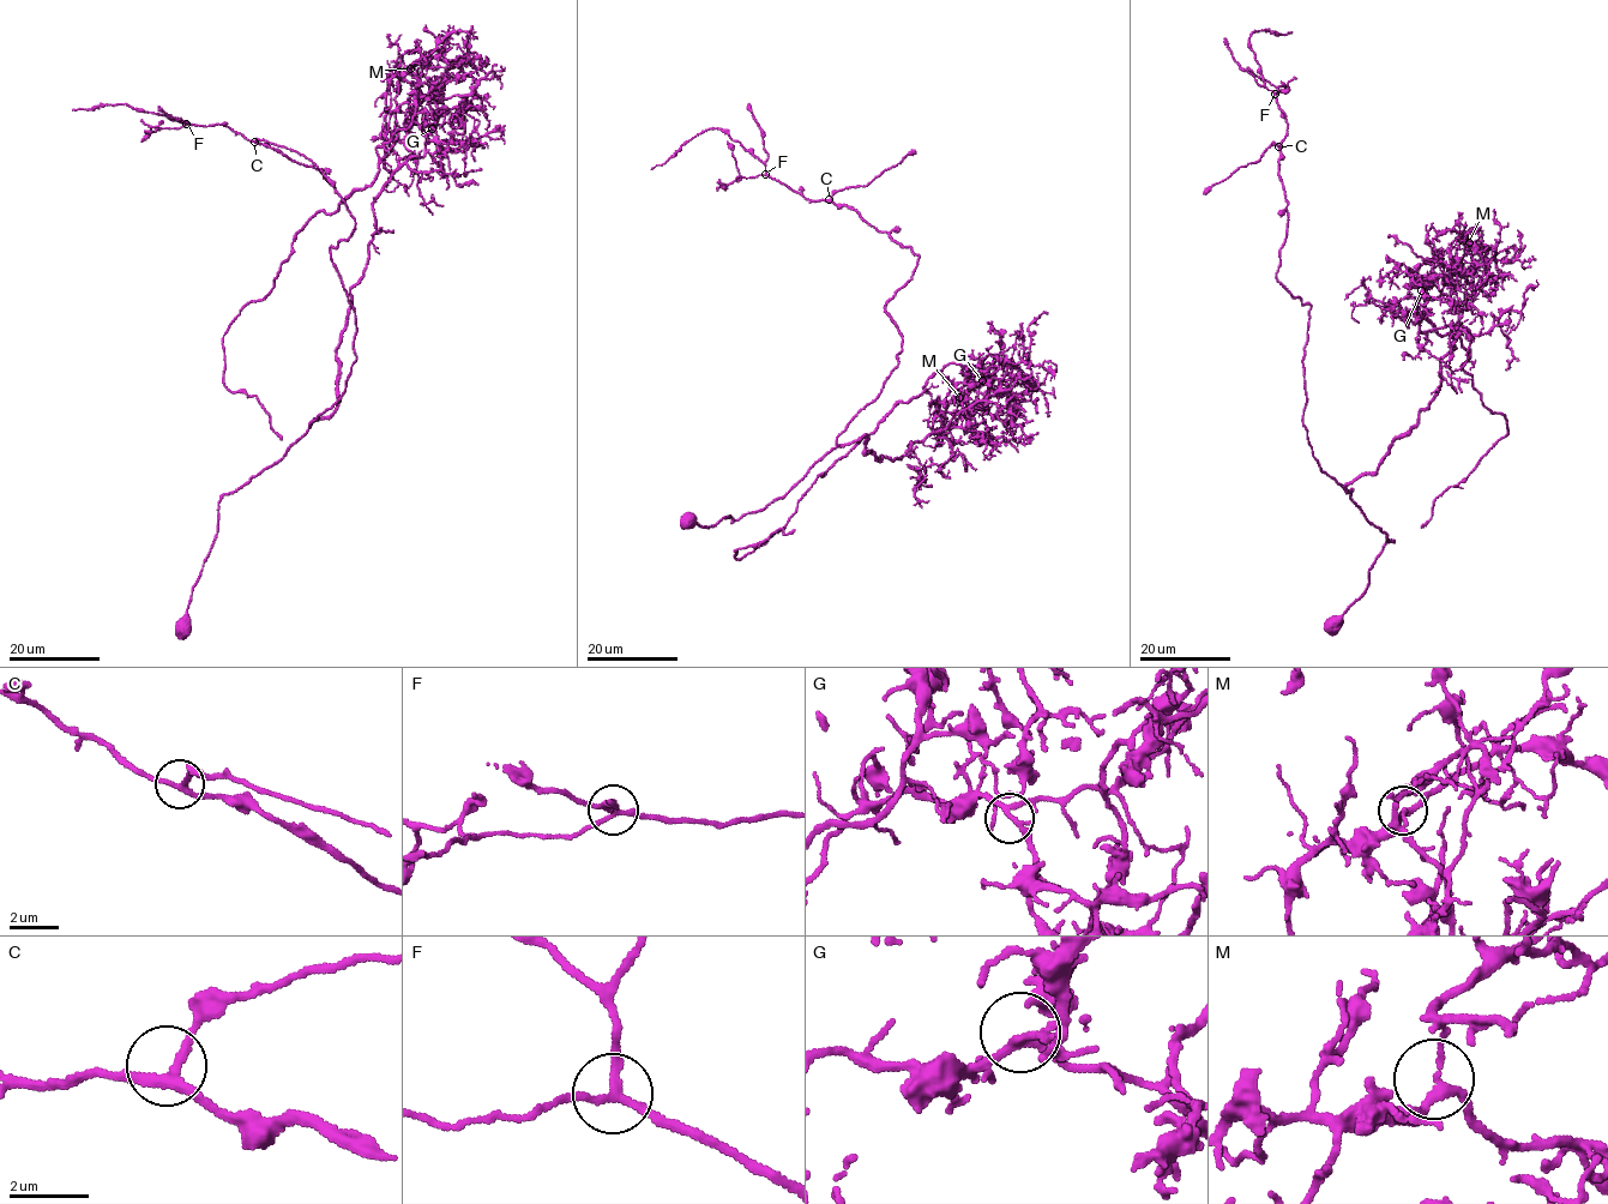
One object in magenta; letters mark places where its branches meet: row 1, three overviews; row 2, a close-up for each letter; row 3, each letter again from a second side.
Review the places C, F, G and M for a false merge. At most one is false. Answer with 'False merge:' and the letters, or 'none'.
False merge: M

